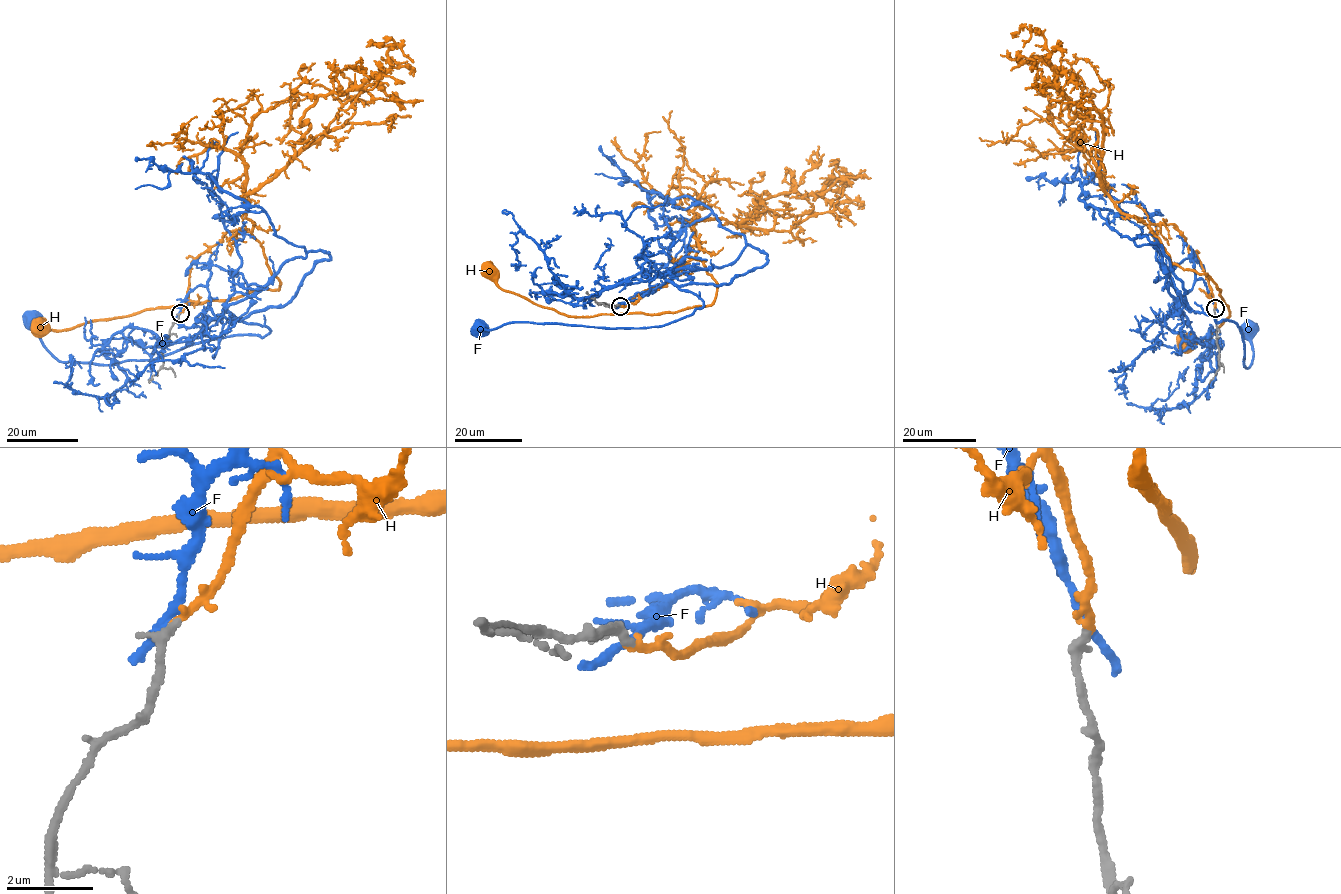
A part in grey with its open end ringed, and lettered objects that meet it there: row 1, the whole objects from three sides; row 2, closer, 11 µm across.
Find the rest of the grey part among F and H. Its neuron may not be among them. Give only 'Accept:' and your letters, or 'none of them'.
Accept: H

